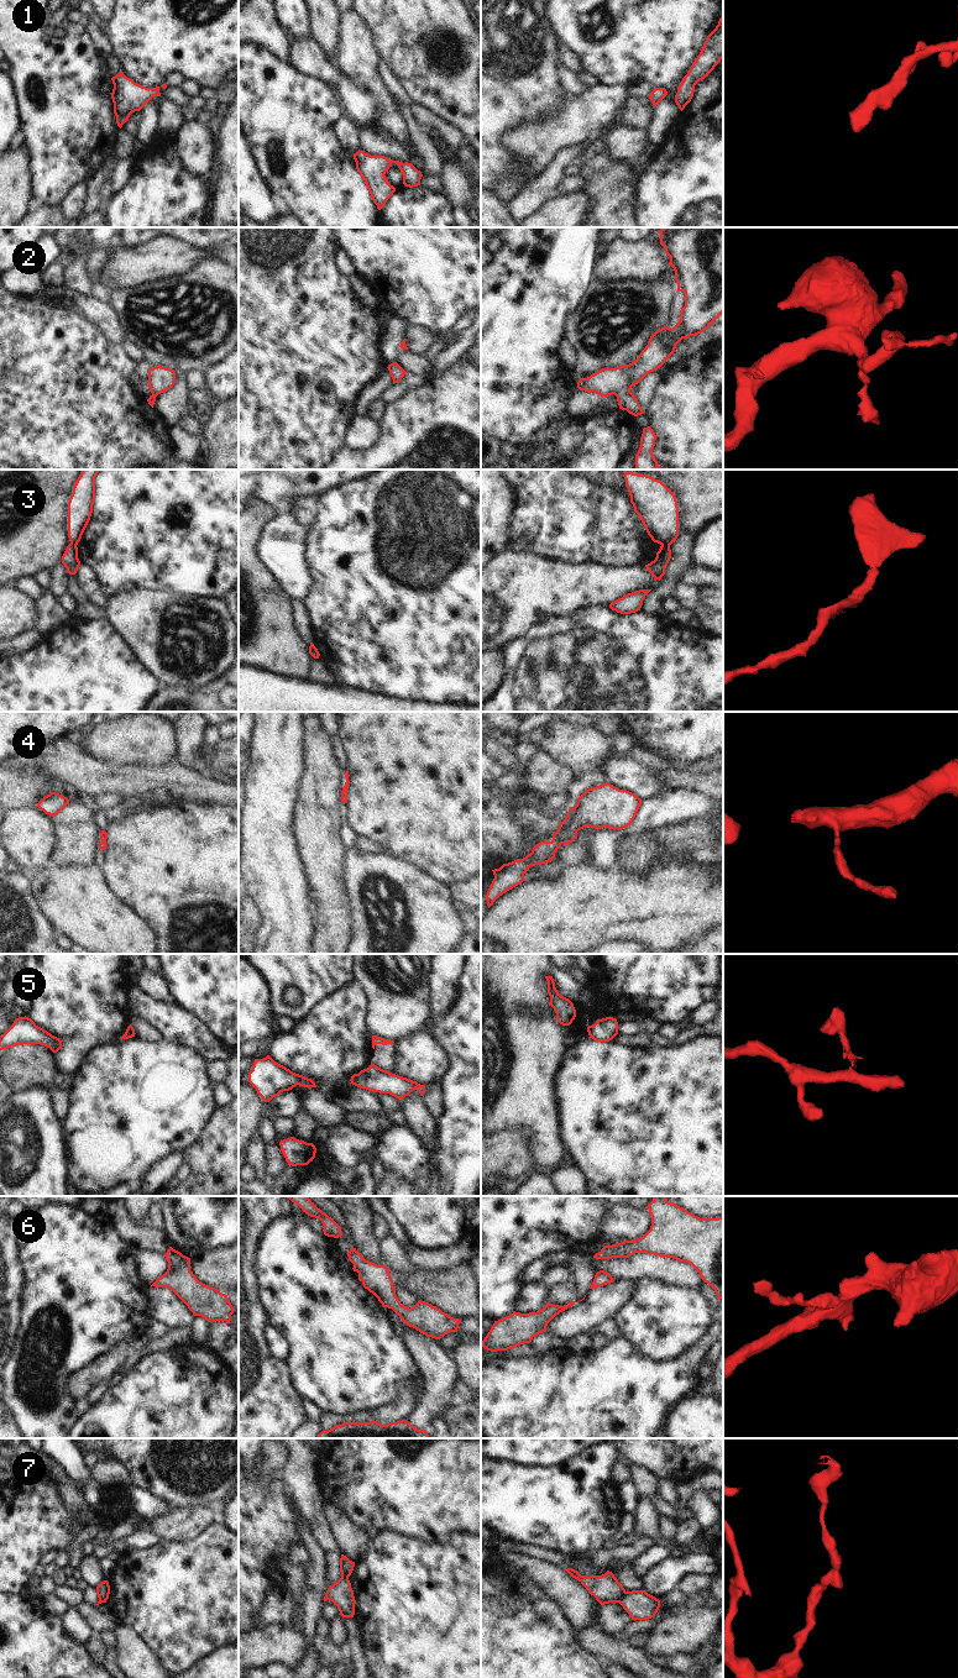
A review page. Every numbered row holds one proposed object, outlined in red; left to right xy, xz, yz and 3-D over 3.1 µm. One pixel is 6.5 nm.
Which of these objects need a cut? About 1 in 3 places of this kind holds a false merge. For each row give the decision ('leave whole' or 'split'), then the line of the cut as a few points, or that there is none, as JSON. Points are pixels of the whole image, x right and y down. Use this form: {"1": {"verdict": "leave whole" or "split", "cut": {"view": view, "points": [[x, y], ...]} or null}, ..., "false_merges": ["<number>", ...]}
{"1": {"verdict": "leave whole", "cut": null}, "2": {"verdict": "leave whole", "cut": null}, "3": {"verdict": "split", "cut": {"view": "yz", "points": [[661, 544], [669, 546]]}}, "4": {"verdict": "leave whole", "cut": null}, "5": {"verdict": "split", "cut": {"view": "yz", "points": [[591, 1026], [589, 1033]]}}, "6": {"verdict": "leave whole", "cut": null}, "7": {"verdict": "split", "cut": {"view": "yz", "points": [[627, 1592], [618, 1602]]}}, "false_merges": ["3", "5", "7"]}

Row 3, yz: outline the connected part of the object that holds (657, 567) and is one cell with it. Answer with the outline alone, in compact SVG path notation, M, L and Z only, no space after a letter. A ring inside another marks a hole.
M661 545L656 552L656 557L650 563L645 565L646 570L651 573L654 580L661 580L665 575L665 568L671 559L670 546Z

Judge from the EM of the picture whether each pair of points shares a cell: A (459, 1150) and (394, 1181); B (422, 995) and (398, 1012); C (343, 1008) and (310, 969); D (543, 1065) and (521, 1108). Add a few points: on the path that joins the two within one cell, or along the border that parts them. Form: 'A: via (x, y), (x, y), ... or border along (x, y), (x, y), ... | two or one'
A: border along (386, 1170), (399, 1173), (413, 1183) | two
B: via (415, 995), (404, 1006) | one
C: border along (356, 979), (324, 999), (309, 1013) | two
D: via (532, 1076), (521, 1087), (521, 1097) | one

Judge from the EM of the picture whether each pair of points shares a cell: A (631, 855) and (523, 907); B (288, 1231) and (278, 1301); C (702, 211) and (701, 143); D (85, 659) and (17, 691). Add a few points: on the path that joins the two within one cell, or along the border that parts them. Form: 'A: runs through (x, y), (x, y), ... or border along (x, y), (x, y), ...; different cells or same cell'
A: border along (618, 861), (632, 871), (638, 868), (647, 868); different cells
B: runs through (288, 1248), (288, 1284); same cell
C: runs through (702, 194), (702, 161); same cell
D: runs through (68, 676), (53, 691), (35, 691); same cell

